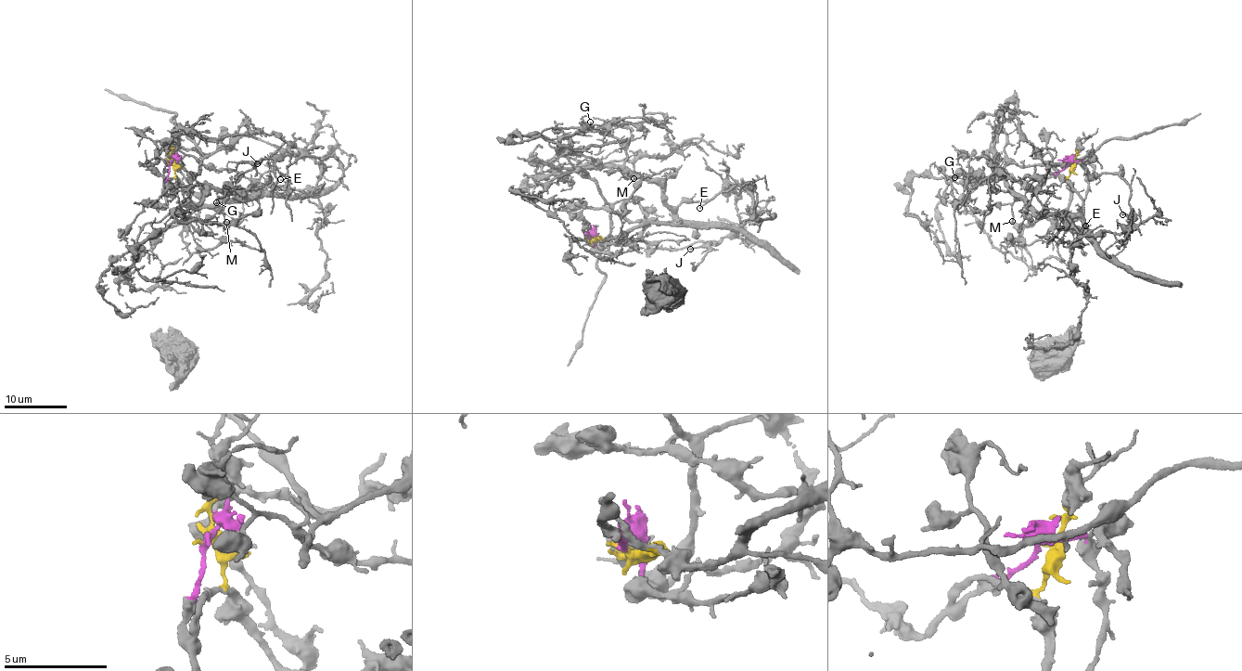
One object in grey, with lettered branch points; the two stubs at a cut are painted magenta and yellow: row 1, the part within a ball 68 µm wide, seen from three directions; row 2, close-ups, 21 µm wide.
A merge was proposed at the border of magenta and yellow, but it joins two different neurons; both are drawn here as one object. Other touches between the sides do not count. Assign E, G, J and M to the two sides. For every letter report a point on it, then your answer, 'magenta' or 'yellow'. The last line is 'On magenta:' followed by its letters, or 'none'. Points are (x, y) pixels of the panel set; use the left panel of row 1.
E: place (280, 179); yellow
G: place (216, 202); yellow
J: place (257, 163); magenta
M: place (226, 222); yellow
On magenta: J

